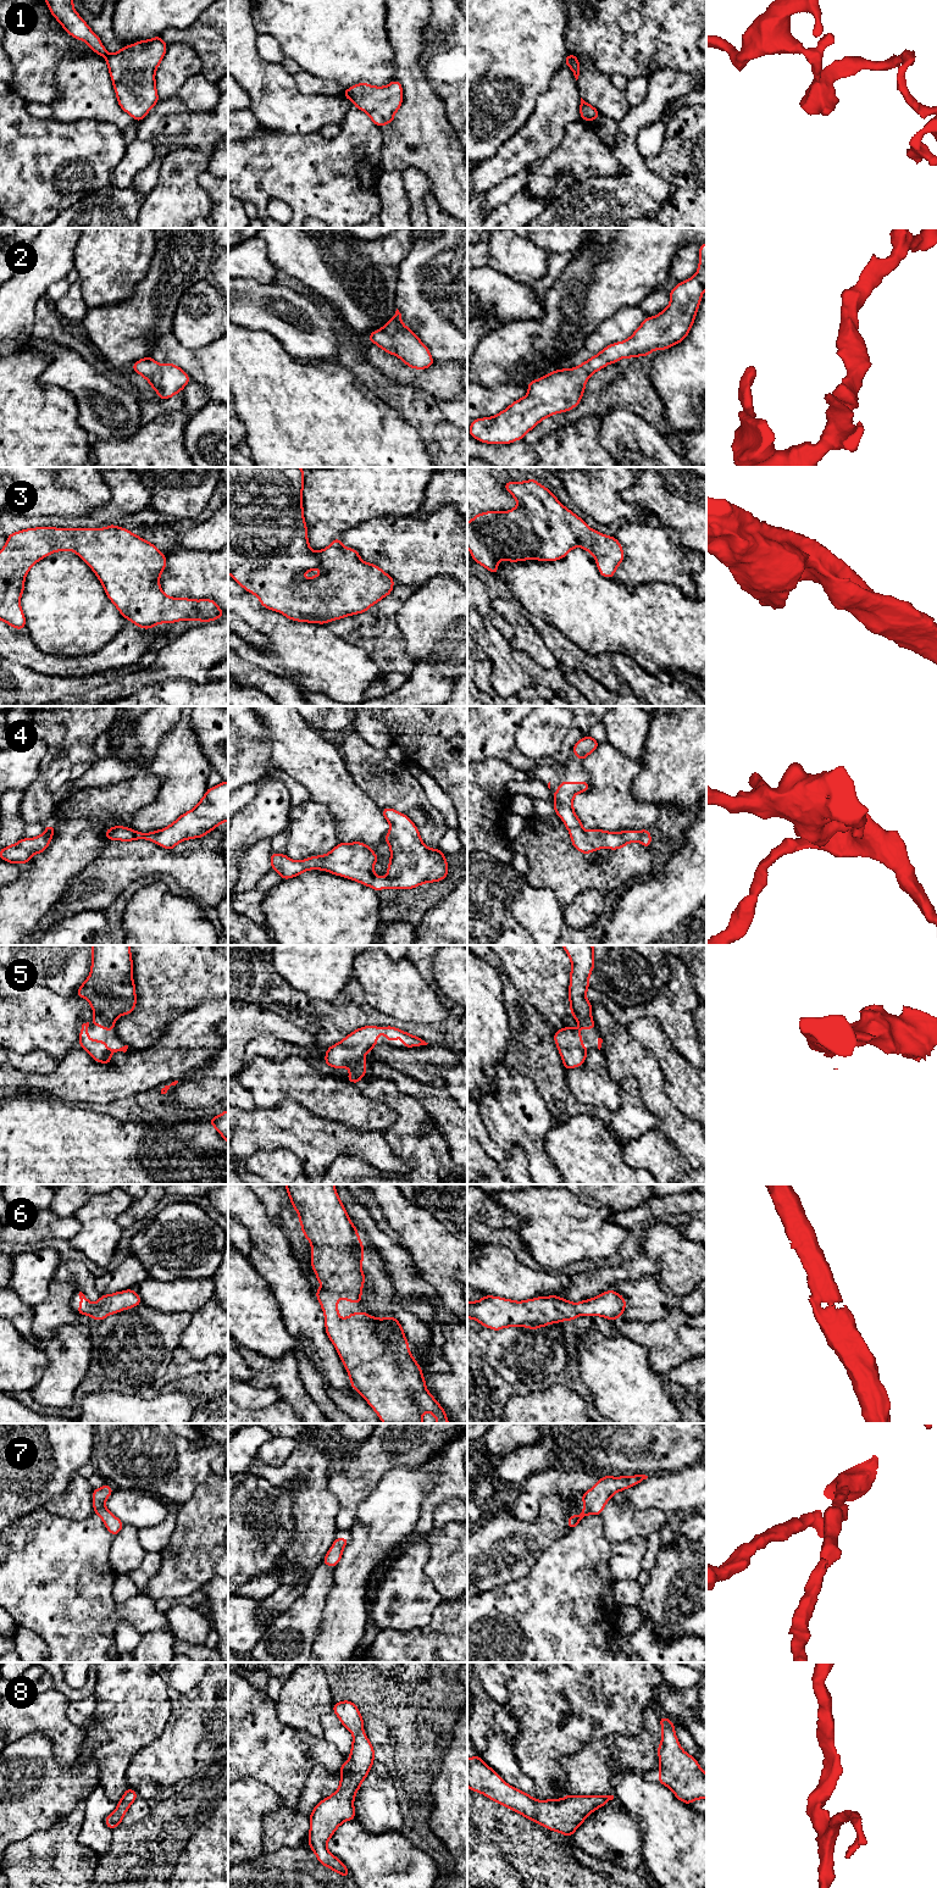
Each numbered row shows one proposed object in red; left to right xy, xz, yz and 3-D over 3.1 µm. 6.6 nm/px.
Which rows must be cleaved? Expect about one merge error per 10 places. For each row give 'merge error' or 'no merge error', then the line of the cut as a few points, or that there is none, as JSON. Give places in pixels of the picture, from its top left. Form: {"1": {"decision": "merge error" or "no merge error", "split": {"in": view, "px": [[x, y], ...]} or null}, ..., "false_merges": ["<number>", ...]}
{"1": {"decision": "merge error", "split": {"in": "xy", "px": [[109, 55], [105, 57]]}}, "2": {"decision": "no merge error", "split": null}, "3": {"decision": "no merge error", "split": null}, "4": {"decision": "no merge error", "split": null}, "5": {"decision": "no merge error", "split": null}, "6": {"decision": "no merge error", "split": null}, "7": {"decision": "no merge error", "split": null}, "8": {"decision": "no merge error", "split": null}, "false_merges": ["1"]}

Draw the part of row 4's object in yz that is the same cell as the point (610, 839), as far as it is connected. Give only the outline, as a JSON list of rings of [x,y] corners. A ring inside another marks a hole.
[[[560,782],[554,796],[554,810],[570,832],[572,845],[582,854],[589,854],[603,848],[622,849],[626,844],[639,842],[644,848],[652,844],[652,835],[647,829],[639,832],[605,832],[603,829],[584,831],[581,820],[573,811],[573,796],[587,792],[589,782]]]

